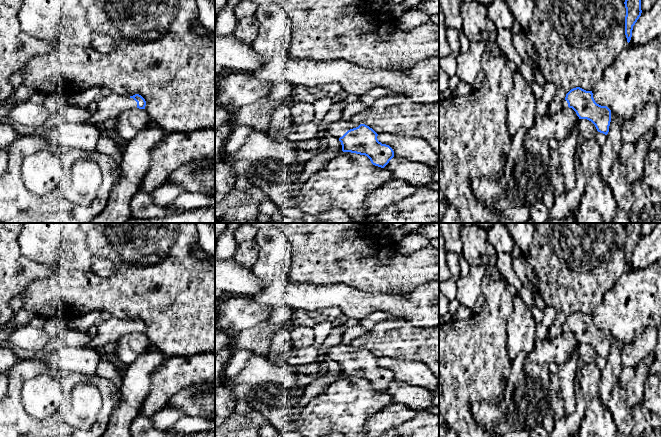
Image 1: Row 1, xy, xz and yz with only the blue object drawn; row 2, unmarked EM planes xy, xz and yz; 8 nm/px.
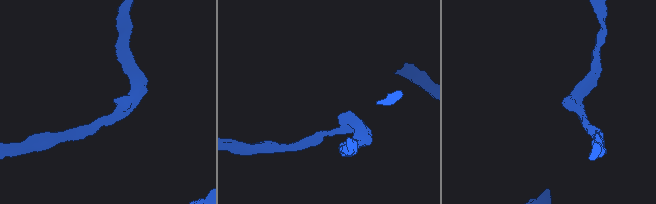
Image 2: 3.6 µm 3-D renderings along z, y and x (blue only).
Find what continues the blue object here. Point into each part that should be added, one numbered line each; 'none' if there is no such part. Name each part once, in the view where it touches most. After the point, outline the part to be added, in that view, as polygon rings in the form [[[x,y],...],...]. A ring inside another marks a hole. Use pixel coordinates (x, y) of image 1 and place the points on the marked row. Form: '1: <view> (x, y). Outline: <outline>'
1: xz (337, 129). Outline: [[[342,119],[327,124],[326,129],[333,137],[340,138],[348,130],[358,127],[360,124],[352,123],[351,121],[344,121]]]

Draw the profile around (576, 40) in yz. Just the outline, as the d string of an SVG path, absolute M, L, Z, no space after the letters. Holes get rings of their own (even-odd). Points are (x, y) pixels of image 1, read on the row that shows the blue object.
M536 0L533 18L526 34L538 53L538 70L547 82L553 83L556 87L556 95L548 104L550 115L563 109L563 100L571 89L580 87L586 91L592 91L602 73L628 46L625 16L626 8L622 0Z

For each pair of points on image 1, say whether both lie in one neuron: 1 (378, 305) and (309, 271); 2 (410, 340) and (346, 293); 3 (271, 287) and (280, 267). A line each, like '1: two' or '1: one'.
1: two
2: two
3: one

